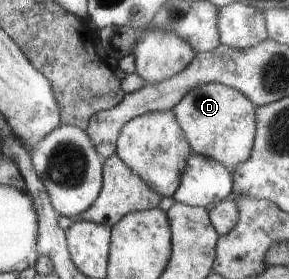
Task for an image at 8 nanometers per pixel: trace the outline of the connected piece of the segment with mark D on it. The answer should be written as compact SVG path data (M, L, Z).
M216 82L191 89L171 109L177 116L193 153L214 158L232 171L252 155L256 143L256 106L240 90Z

